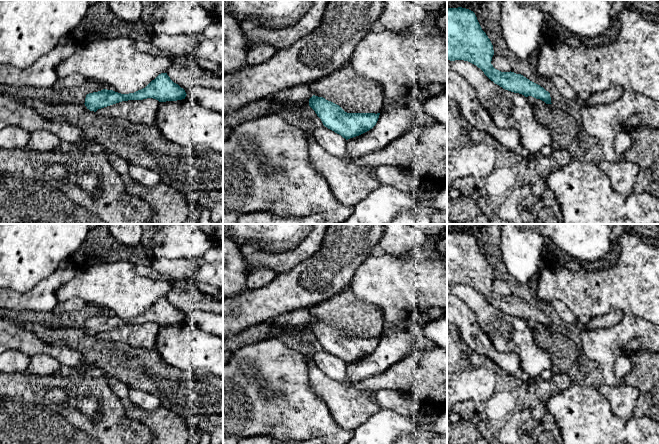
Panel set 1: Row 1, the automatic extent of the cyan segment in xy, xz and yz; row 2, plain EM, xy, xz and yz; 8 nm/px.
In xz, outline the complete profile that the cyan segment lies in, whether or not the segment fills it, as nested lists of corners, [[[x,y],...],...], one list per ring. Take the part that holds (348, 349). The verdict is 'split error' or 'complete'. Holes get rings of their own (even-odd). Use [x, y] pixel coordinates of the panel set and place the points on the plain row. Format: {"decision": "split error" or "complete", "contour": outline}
{"decision": "complete", "contour": [[[315,319],[309,323],[309,330],[325,351],[346,364],[372,353],[380,339],[380,337],[347,337],[339,329]]]}

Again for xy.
{"decision": "complete", "contour": [[[167,297],[159,298],[145,312],[134,317],[121,318],[113,314],[103,313],[98,316],[89,317],[85,322],[85,330],[90,335],[128,324],[143,324],[153,322],[159,326],[177,325],[185,323],[186,316],[178,308],[174,307]]]}

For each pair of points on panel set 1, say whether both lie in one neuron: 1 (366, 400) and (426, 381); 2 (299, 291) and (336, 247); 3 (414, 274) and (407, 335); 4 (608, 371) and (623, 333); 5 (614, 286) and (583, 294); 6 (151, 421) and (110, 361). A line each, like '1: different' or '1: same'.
1: same
2: same
3: same
4: same
5: same
6: different

